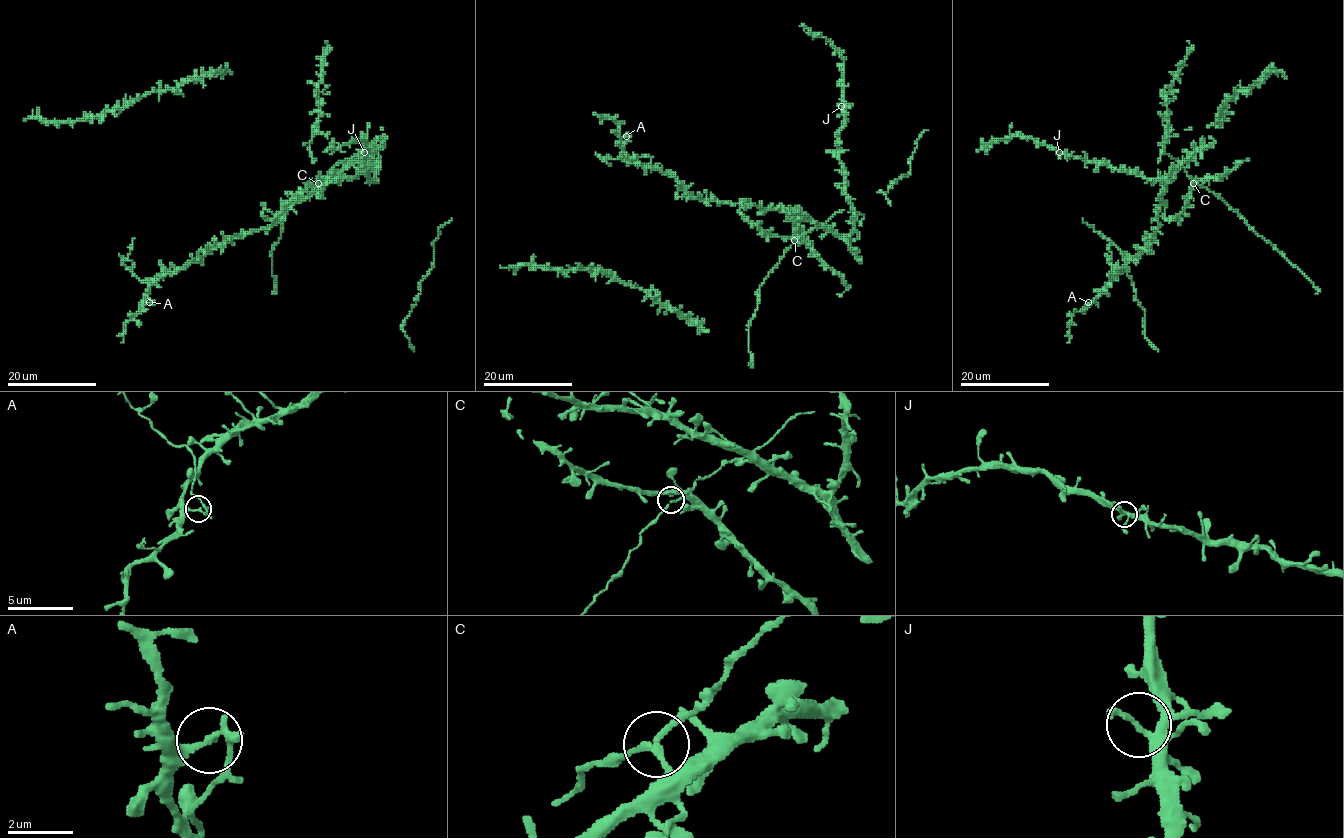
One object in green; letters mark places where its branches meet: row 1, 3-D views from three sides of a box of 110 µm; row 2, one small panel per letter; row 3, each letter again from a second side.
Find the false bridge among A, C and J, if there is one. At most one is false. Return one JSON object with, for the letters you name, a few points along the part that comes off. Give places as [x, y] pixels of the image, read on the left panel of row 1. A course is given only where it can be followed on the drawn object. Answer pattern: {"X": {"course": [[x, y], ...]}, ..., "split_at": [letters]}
{"A": {"course": [[149, 302], [148, 285], [124, 263], [134, 239]]}, "split_at": ["A"]}

